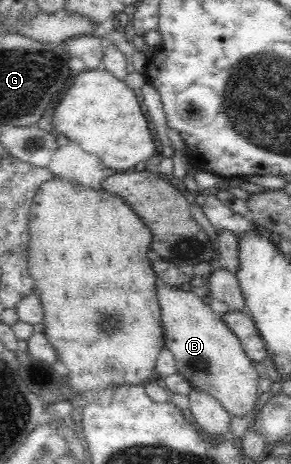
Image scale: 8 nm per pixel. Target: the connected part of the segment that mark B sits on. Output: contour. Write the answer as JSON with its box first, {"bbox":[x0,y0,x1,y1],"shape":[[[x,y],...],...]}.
{"bbox":[156,281,258,440],"shape":[[[158,281],[156,297],[164,327],[165,346],[170,350],[177,372],[192,386],[188,394],[191,422],[214,440],[230,436],[231,416],[243,418],[255,410],[258,378],[252,361],[243,350],[239,339],[208,305],[207,296],[185,286],[172,286]]]}

